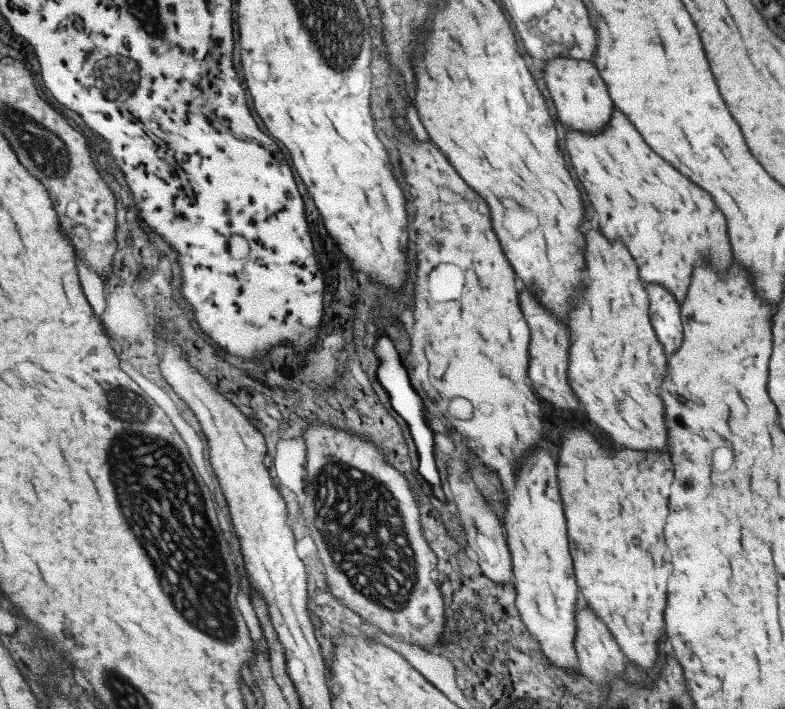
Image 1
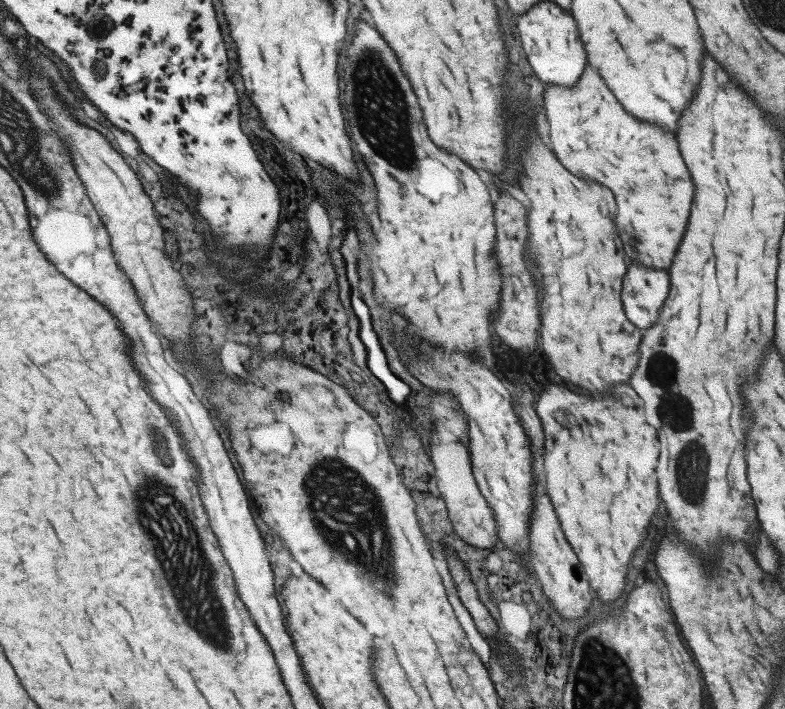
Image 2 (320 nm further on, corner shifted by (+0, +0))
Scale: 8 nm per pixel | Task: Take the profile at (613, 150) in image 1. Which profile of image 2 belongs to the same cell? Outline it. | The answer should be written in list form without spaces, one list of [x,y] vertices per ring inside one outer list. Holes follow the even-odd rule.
[[[589,64],[585,65],[573,86],[560,87],[544,83],[542,97],[545,118],[551,126],[549,140],[555,158],[559,158],[559,162],[574,175],[593,178],[613,192],[617,206],[615,228],[627,261],[667,271],[685,232],[685,222],[693,198],[693,184],[677,152],[674,134],[667,129],[639,122],[636,118],[631,118],[625,110],[621,110],[621,103]]]

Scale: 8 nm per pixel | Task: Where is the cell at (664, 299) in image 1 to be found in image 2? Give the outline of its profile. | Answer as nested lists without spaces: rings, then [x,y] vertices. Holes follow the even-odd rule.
[[[627,261],[626,270],[620,288],[623,313],[626,319],[640,330],[648,329],[657,320],[659,310],[668,293],[668,274],[663,269],[652,269],[630,261]]]

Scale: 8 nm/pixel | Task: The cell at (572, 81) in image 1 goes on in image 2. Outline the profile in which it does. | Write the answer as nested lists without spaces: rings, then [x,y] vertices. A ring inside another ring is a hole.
[[[537,1],[518,14],[516,26],[527,62],[542,83],[570,87],[578,81],[588,62],[570,13],[557,6],[557,3]]]

